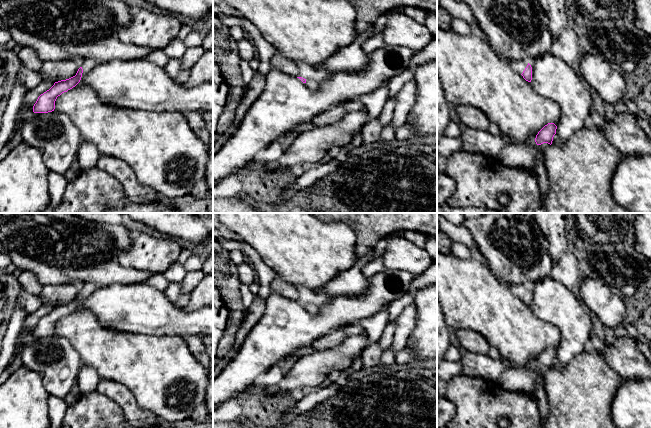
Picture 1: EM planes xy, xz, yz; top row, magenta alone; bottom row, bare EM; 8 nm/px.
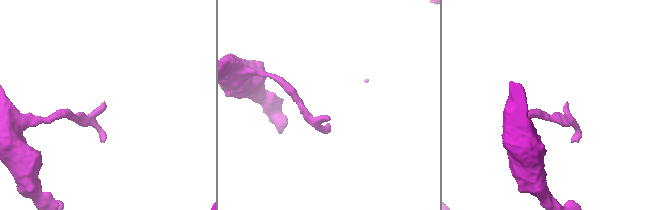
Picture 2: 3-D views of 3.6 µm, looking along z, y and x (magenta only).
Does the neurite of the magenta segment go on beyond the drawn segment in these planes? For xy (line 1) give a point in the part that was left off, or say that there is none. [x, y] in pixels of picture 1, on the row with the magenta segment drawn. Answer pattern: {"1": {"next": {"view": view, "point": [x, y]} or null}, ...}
{"1": {"next": {"view": "xy", "point": [87, 64]}}}

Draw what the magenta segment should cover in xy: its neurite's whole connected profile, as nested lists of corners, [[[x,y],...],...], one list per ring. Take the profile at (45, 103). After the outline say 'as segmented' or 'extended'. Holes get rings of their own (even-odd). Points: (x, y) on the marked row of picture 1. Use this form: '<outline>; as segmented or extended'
[[[84,59],[80,61],[81,67],[78,69],[75,76],[55,82],[54,85],[41,94],[33,106],[34,113],[48,113],[55,109],[55,101],[62,93],[75,87],[81,80],[82,73],[90,71],[97,65],[94,59]]]; extended

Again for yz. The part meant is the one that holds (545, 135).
[[[554,123],[545,125],[536,135],[535,142],[538,145],[536,153],[536,163],[531,172],[535,175],[538,181],[541,197],[549,189],[548,175],[545,168],[545,150],[552,144],[553,137],[556,134],[557,126]]]; extended

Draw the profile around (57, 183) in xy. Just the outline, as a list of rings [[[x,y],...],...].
[[[49,171],[47,179],[50,203],[55,209],[62,202],[68,181],[64,175],[53,171]]]

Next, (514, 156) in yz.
[[[510,145],[504,148],[495,158],[504,166],[531,170],[536,163],[538,145]]]

